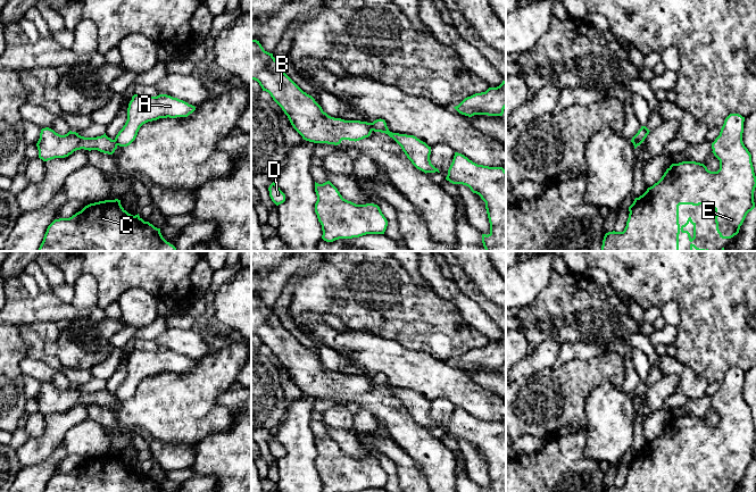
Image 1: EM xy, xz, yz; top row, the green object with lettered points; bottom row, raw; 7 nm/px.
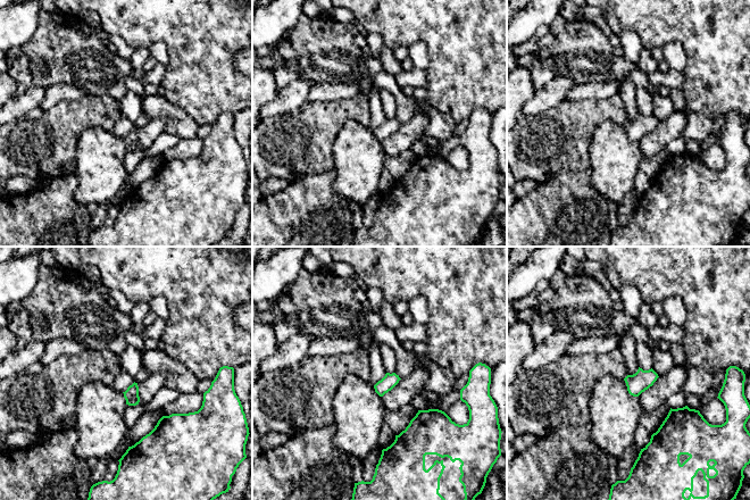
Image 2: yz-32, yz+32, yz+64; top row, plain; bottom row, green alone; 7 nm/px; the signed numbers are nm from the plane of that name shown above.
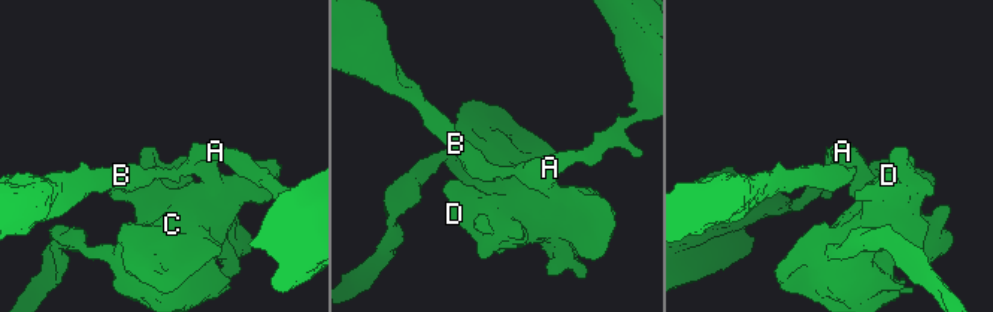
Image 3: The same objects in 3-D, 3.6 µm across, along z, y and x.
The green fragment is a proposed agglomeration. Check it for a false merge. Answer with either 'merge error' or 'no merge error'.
merge error

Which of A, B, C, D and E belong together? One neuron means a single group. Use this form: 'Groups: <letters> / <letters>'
Groups: A C D E / B

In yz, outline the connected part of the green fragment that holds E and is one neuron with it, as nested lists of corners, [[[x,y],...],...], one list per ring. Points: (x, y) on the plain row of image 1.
[[[730,368],[721,383],[720,390],[712,398],[714,410],[720,415],[720,424],[711,426],[704,418],[696,416],[682,416],[672,418],[662,433],[647,445],[635,452],[629,461],[629,473],[623,486],[608,486],[604,492],[679,492],[679,489],[687,487],[688,492],[696,492],[696,477],[691,472],[684,480],[679,478],[679,460],[680,459],[704,459],[715,464],[716,485],[720,492],[733,492],[739,487],[747,468],[755,462],[754,445],[756,442],[756,431],[751,417],[751,409],[742,397],[745,372],[739,368]]]

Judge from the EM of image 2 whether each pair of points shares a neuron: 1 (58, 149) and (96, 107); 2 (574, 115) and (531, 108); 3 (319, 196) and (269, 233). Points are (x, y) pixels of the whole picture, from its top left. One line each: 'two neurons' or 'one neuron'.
1: one neuron
2: two neurons
3: one neuron

